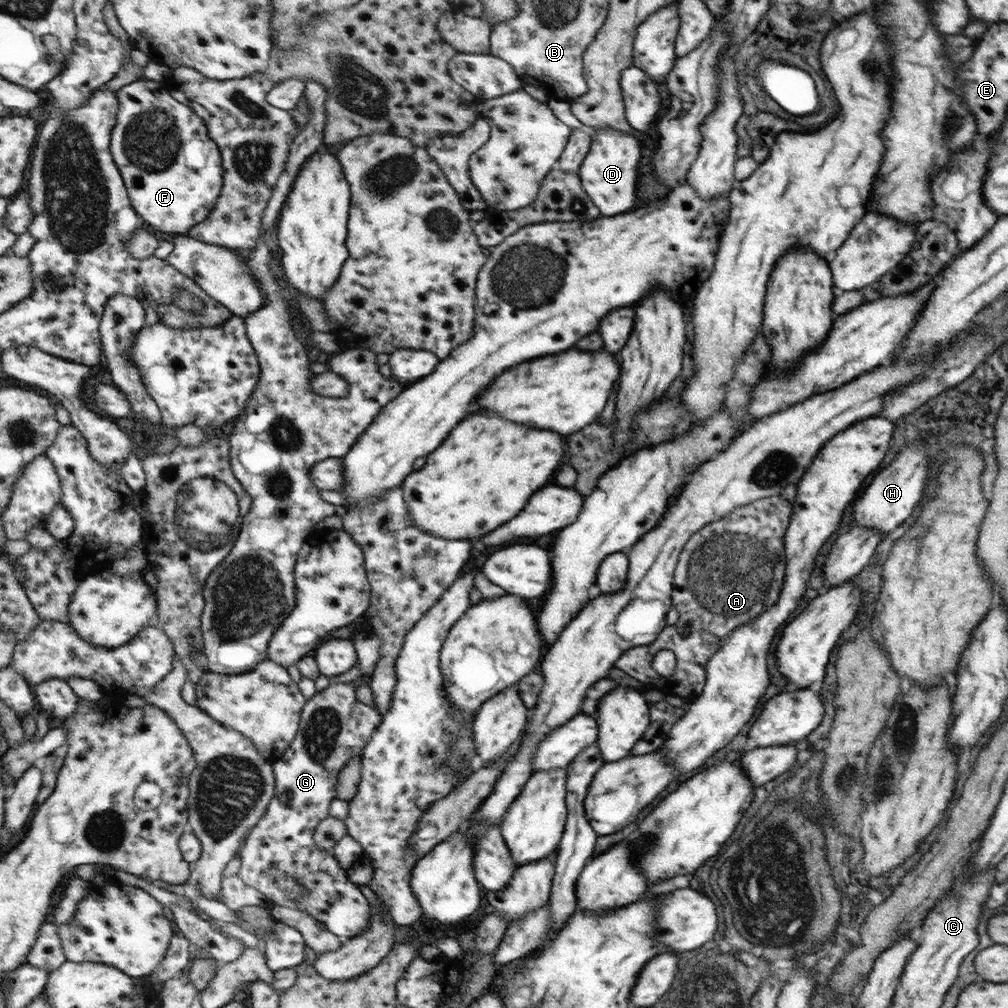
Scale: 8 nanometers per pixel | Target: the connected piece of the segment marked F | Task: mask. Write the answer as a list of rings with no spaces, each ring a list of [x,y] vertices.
[[[142,78],[139,81],[128,84],[121,88],[117,95],[121,100],[121,111],[119,112],[119,121],[117,128],[113,134],[113,153],[118,167],[125,176],[126,184],[129,188],[129,194],[133,198],[133,205],[137,211],[145,218],[146,222],[153,228],[164,232],[176,232],[179,235],[188,235],[194,227],[206,222],[216,210],[218,201],[220,200],[225,187],[225,161],[221,146],[218,141],[213,139],[210,127],[207,125],[206,119],[200,116],[190,105],[184,104],[181,100],[171,93],[166,84],[161,81]]]

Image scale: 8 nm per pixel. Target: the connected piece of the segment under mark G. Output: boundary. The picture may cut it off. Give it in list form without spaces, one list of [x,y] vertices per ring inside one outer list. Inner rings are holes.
[[[336,683],[329,685],[323,691],[315,693],[314,697],[305,706],[301,730],[294,740],[293,746],[288,752],[275,763],[277,772],[277,792],[273,798],[265,818],[253,828],[253,831],[245,840],[246,846],[242,848],[240,856],[244,857],[240,879],[244,879],[248,886],[260,890],[266,897],[269,905],[280,905],[294,908],[326,923],[326,927],[342,938],[347,940],[354,935],[370,930],[369,901],[363,896],[356,885],[349,878],[348,870],[341,866],[332,850],[318,848],[315,834],[321,822],[330,818],[331,807],[338,799],[338,783],[342,769],[355,757],[361,756],[369,740],[373,738],[375,731],[381,726],[380,716],[372,706],[356,700],[356,688],[350,683]],[[280,875],[294,875],[298,879],[305,880],[306,896],[299,899],[290,896],[282,886],[276,882]]]

